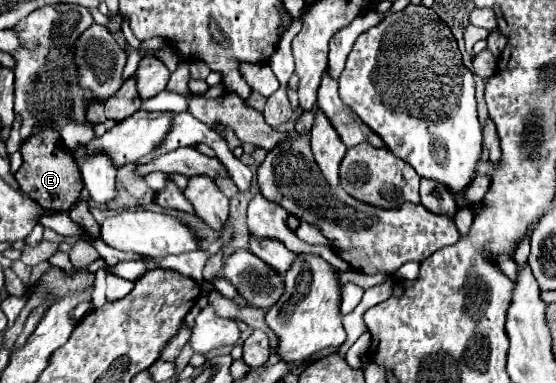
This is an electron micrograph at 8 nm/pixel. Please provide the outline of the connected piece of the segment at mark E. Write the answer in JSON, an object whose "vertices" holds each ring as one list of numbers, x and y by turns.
{"vertices":[[54,129,36,131,36,135,32,135,20,147,20,151,24,157,24,163,16,173,20,189,30,199,36,199,36,203,40,203,40,207,48,207,48,211,54,211,54,213,70,211,80,201,82,177,80,177,80,169,76,165,76,159,72,157,72,153,64,151,64,145,60,143,60,135]]}

